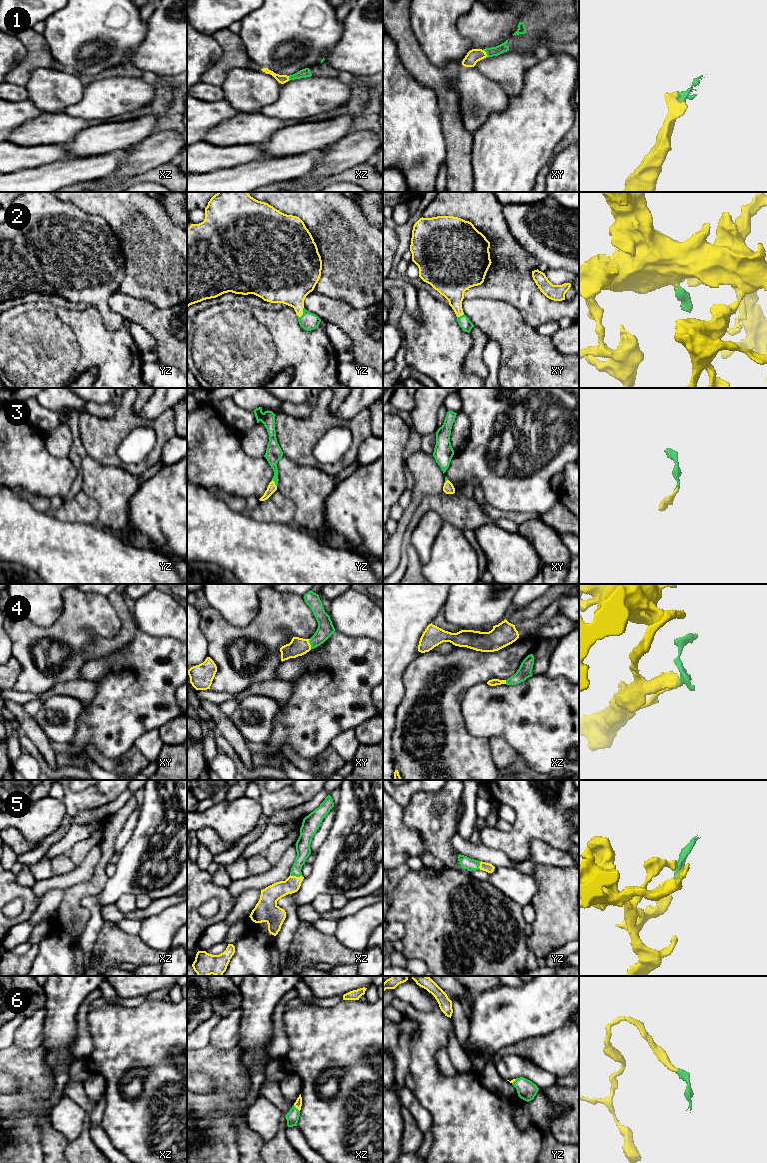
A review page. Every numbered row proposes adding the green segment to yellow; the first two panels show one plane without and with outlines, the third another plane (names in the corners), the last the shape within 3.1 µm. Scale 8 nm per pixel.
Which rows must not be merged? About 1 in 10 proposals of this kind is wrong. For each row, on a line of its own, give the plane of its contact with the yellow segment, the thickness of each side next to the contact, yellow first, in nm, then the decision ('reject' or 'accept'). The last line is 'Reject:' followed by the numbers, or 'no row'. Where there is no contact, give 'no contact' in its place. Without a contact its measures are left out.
1: contact in xy; calibres 110 and 80 nm; accept
2: contact in yz; calibres 320 and 150 nm; accept
3: contact in yz; calibres 70 and 130 nm; accept
4: contact in xy; calibres 140 and 130 nm; accept
5: contact in xz; calibres 140 and 120 nm; accept
6: contact in xz; calibres 60 and 110 nm; accept
Reject: no row

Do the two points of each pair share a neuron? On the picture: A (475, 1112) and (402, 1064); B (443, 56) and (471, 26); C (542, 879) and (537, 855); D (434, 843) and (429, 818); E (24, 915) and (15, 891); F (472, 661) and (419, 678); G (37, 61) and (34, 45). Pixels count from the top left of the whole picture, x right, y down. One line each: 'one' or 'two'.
A: two
B: two
C: two
D: one
E: one
F: one
G: one

